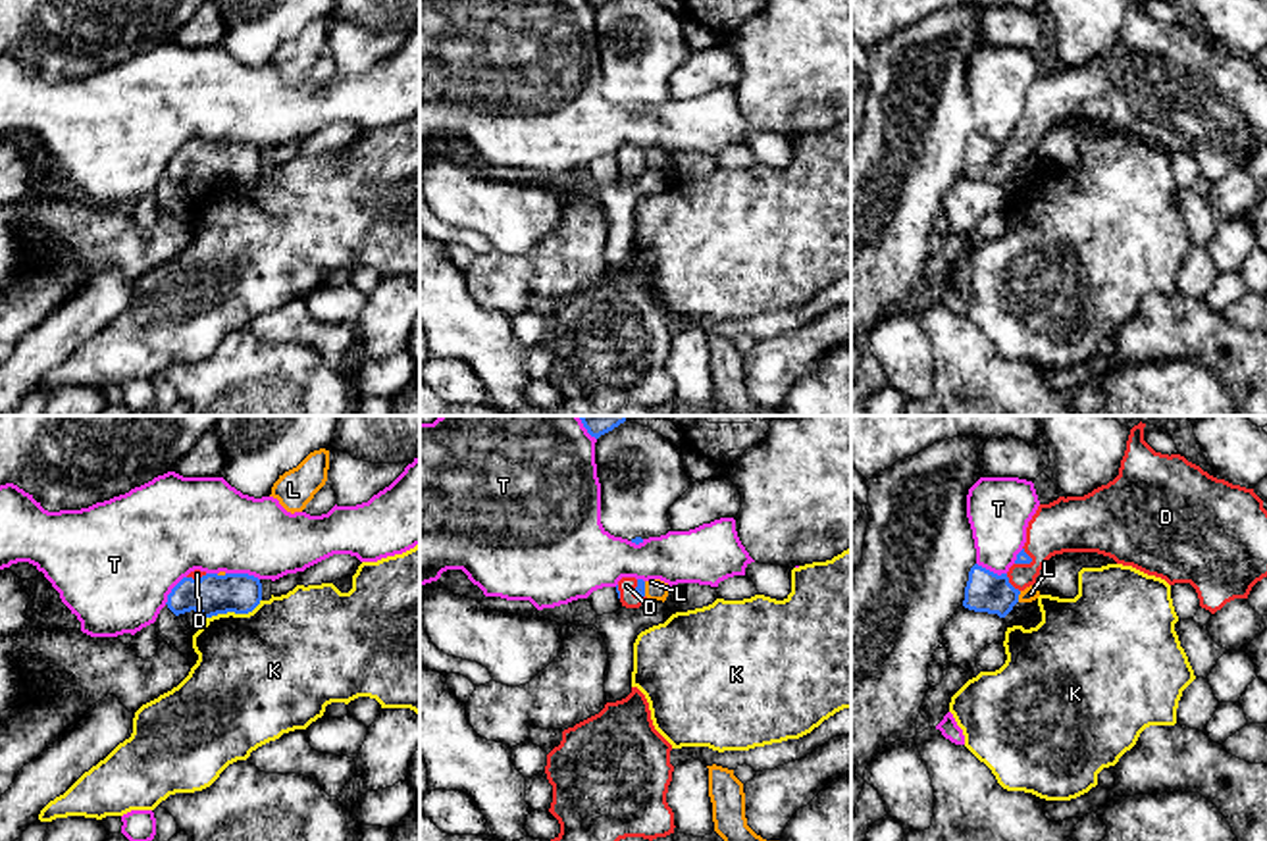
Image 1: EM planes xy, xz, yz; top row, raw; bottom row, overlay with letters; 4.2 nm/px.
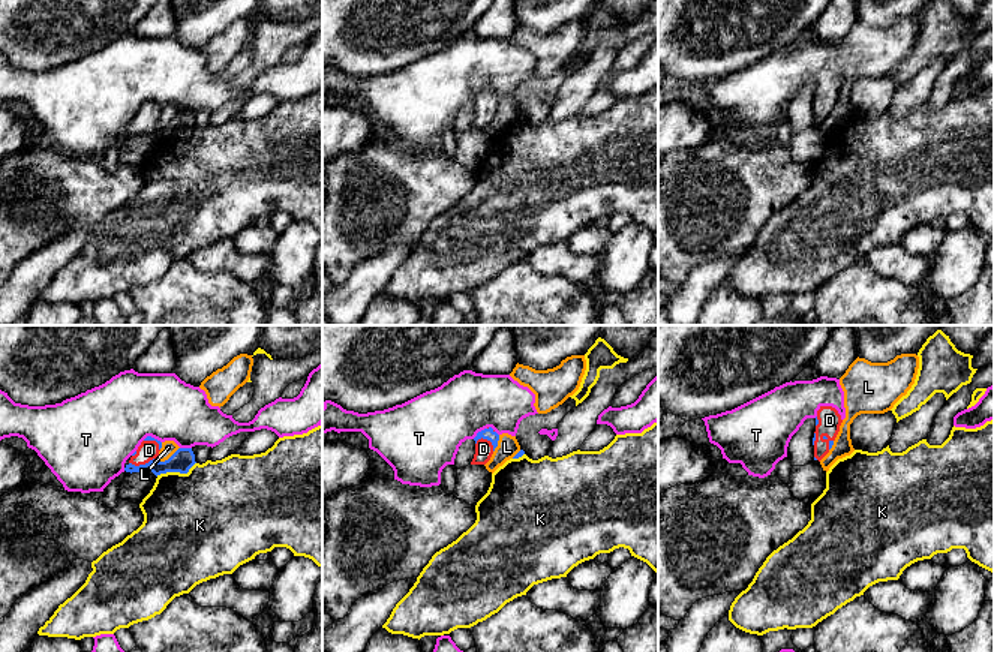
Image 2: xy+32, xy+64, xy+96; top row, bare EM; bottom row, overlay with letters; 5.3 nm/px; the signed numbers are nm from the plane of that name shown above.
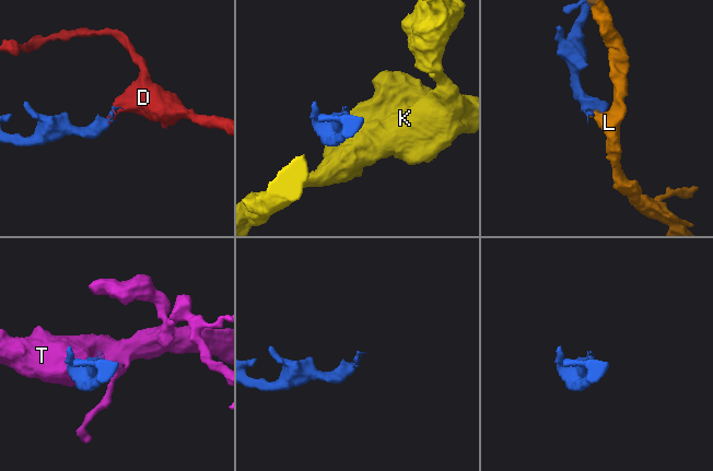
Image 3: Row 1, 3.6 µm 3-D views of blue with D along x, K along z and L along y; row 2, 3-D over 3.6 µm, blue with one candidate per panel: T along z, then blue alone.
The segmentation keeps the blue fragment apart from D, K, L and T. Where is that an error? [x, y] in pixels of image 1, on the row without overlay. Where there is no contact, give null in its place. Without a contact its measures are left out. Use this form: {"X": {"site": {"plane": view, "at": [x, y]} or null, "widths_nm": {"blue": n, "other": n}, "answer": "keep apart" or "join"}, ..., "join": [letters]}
{"D": {"site": {"plane": "yz", "at": [1009, 152]}, "widths_nm": {"blue": 170, "other": 160}, "answer": "join"}, "K": {"site": {"plane": "xy", "at": [233, 179]}, "widths_nm": {"blue": 170, "other": 460}, "answer": "keep apart"}, "L": {"site": {"plane": "yz", "at": [1017, 166]}, "widths_nm": {"blue": 170, "other": 70}, "answer": "keep apart"}, "T": {"site": {"plane": "xy", "at": [243, 143]}, "widths_nm": {"blue": 170, "other": 380}, "answer": "keep apart"}, "join": ["D"]}

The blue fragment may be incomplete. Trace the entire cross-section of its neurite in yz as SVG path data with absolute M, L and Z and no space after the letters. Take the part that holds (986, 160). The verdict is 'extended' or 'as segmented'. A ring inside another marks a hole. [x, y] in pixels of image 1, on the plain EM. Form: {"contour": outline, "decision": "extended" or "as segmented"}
{"contour": "M1130 0L1119 44L1084 65L1040 73L1007 142L978 133L970 137L963 175L1005 187L1019 164L1036 152L1044 133L1063 121L1098 121L1169 154L1190 152L1200 175L1215 183L1234 167L1248 167L1252 156L1267 146L1267 79L1254 58L1217 48L1180 23L1155 21L1144 0Z", "decision": "extended"}

